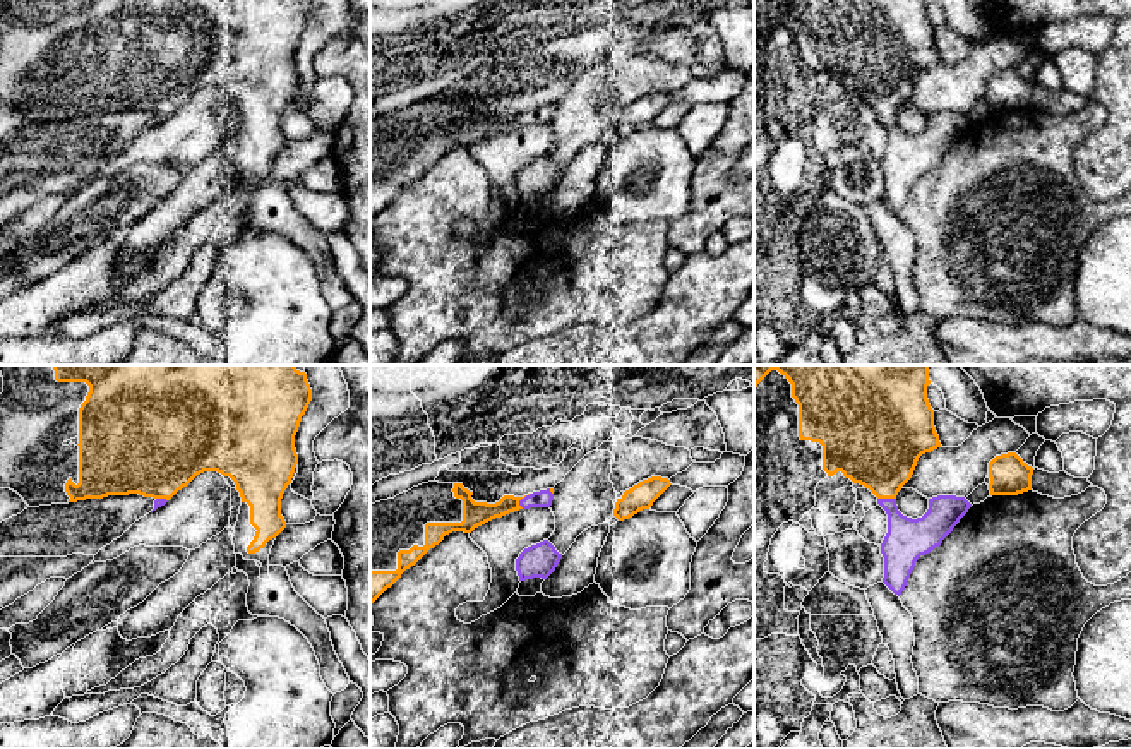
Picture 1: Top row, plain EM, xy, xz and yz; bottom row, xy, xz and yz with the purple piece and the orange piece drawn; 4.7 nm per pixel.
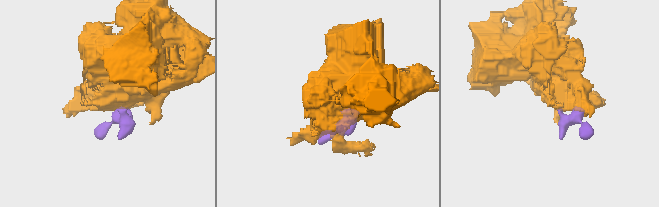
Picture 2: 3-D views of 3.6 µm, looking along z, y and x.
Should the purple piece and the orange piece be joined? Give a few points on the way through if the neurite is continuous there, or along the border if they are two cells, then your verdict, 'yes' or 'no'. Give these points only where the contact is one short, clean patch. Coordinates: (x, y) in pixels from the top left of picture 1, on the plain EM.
yes

